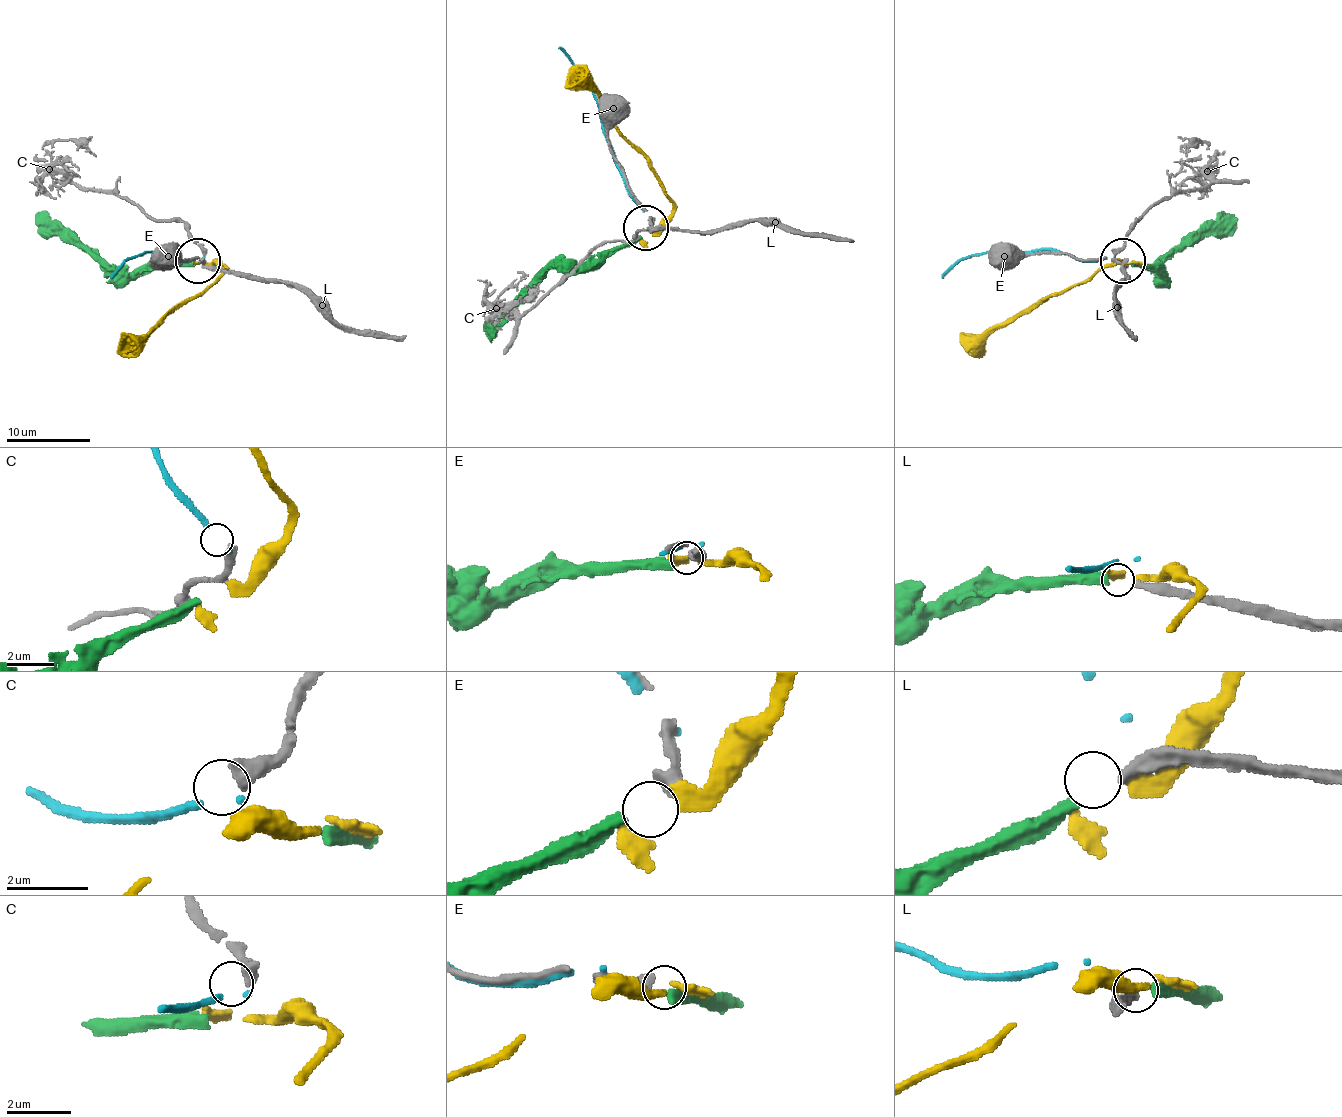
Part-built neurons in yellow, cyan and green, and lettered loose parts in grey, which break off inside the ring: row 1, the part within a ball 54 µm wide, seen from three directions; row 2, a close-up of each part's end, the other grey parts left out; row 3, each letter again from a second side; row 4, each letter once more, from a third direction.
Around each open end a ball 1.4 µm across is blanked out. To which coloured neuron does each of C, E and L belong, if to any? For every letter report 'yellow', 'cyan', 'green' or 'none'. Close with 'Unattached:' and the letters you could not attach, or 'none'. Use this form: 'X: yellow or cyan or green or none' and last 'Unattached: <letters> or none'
C: none
E: none
L: green
Unattached: C, E

